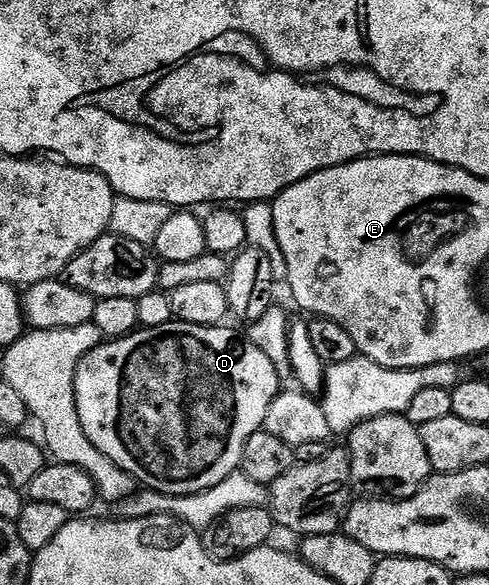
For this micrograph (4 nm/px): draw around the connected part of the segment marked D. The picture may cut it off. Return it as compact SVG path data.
M174 321L158 327L141 327L132 335L125 335L121 339L102 341L94 351L87 353L87 357L83 357L83 361L79 361L79 369L75 373L75 401L79 409L79 421L87 437L91 437L91 445L95 445L99 453L115 461L119 469L131 473L142 488L164 495L194 495L203 489L211 489L211 485L219 485L223 477L238 470L247 441L251 441L254 433L264 428L269 406L282 390L279 374L267 354L257 348L248 337L241 336L240 339L229 325L204 327Z

